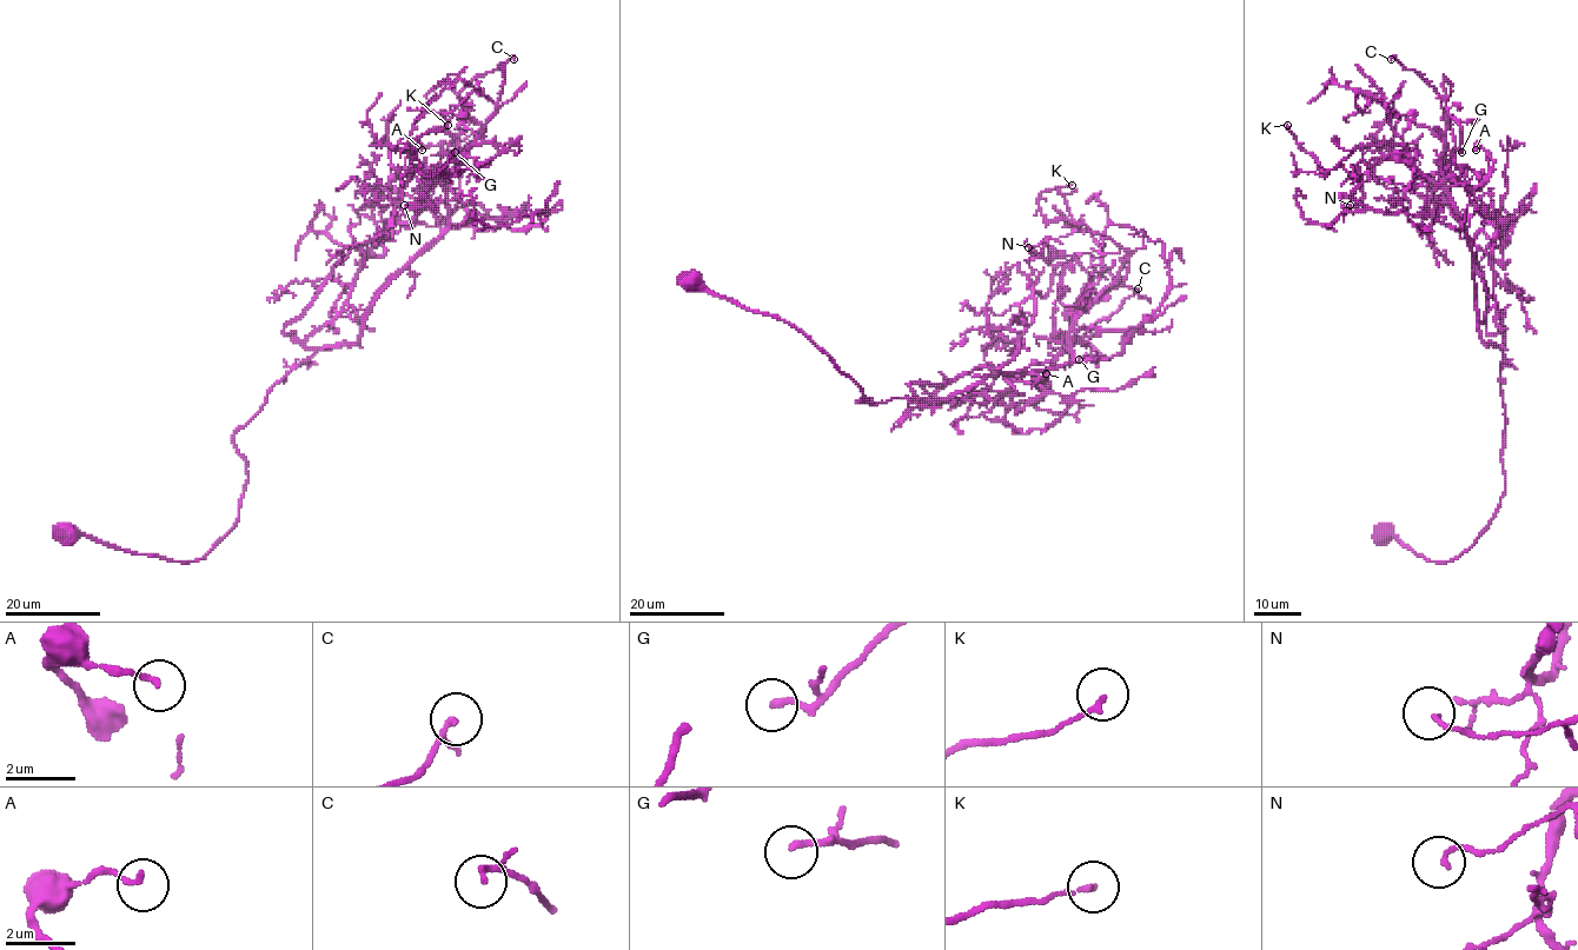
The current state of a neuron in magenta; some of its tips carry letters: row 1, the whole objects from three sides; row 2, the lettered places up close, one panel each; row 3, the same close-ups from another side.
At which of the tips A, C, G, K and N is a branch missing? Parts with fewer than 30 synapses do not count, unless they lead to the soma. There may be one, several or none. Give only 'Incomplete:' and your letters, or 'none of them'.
Incomplete: none of them

